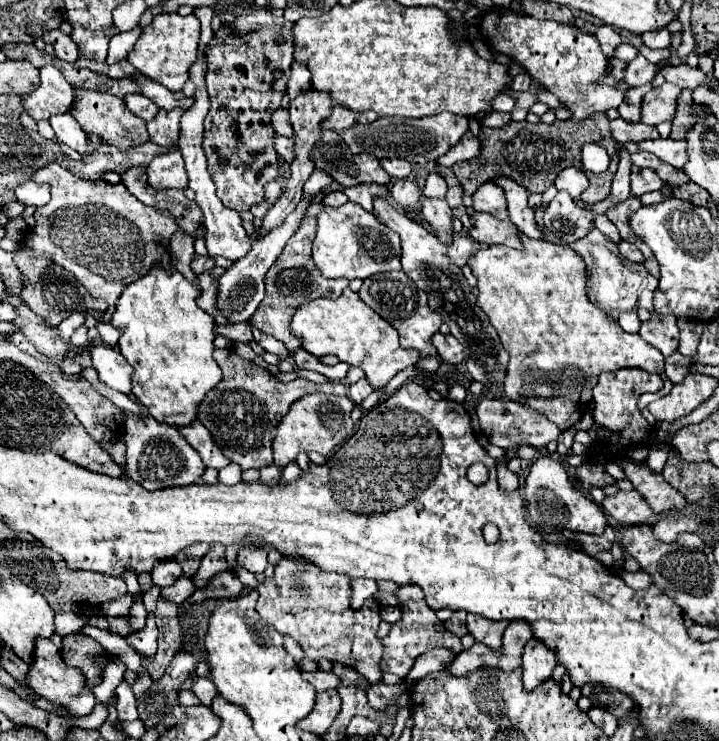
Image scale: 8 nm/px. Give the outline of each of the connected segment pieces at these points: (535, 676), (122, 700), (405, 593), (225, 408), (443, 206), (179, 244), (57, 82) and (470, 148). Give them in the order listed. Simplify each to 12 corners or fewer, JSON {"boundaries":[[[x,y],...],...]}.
{"boundaries":[[[531,638],[523,650],[523,686],[551,676],[557,656]],[[123,680],[117,690],[119,720],[137,720],[131,686]],[[421,588],[397,592],[403,618],[383,638],[381,670],[405,678],[435,646],[459,654]],[[215,348],[223,380],[197,420],[243,472],[273,464],[273,434],[309,392],[341,382],[279,382]],[[425,198],[421,214],[437,238],[449,244],[451,208],[443,198]],[[179,228],[171,236],[169,250],[177,268],[197,284],[189,262],[195,254],[195,238]],[[43,66],[41,84],[23,96],[35,120],[69,112],[71,84],[55,66]],[[467,132],[461,144],[437,160],[453,166],[481,154],[481,142]]]}

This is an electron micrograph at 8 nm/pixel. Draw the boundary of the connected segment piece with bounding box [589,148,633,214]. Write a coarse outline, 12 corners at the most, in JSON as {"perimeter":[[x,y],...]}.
{"perimeter":[[621,148],[611,194],[589,206],[605,214],[631,196],[629,150]]}

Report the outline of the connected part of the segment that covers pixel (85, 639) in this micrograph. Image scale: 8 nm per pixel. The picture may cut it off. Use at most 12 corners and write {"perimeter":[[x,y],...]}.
{"perimeter":[[85,634],[63,636],[61,658],[85,684],[103,682],[113,656]]}

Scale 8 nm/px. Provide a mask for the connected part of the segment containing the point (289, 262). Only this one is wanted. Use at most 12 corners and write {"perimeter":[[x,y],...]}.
{"perimeter":[[303,218],[265,276],[255,326],[289,352],[289,332],[307,300],[337,298],[349,284],[327,280],[311,260],[315,218]]}

